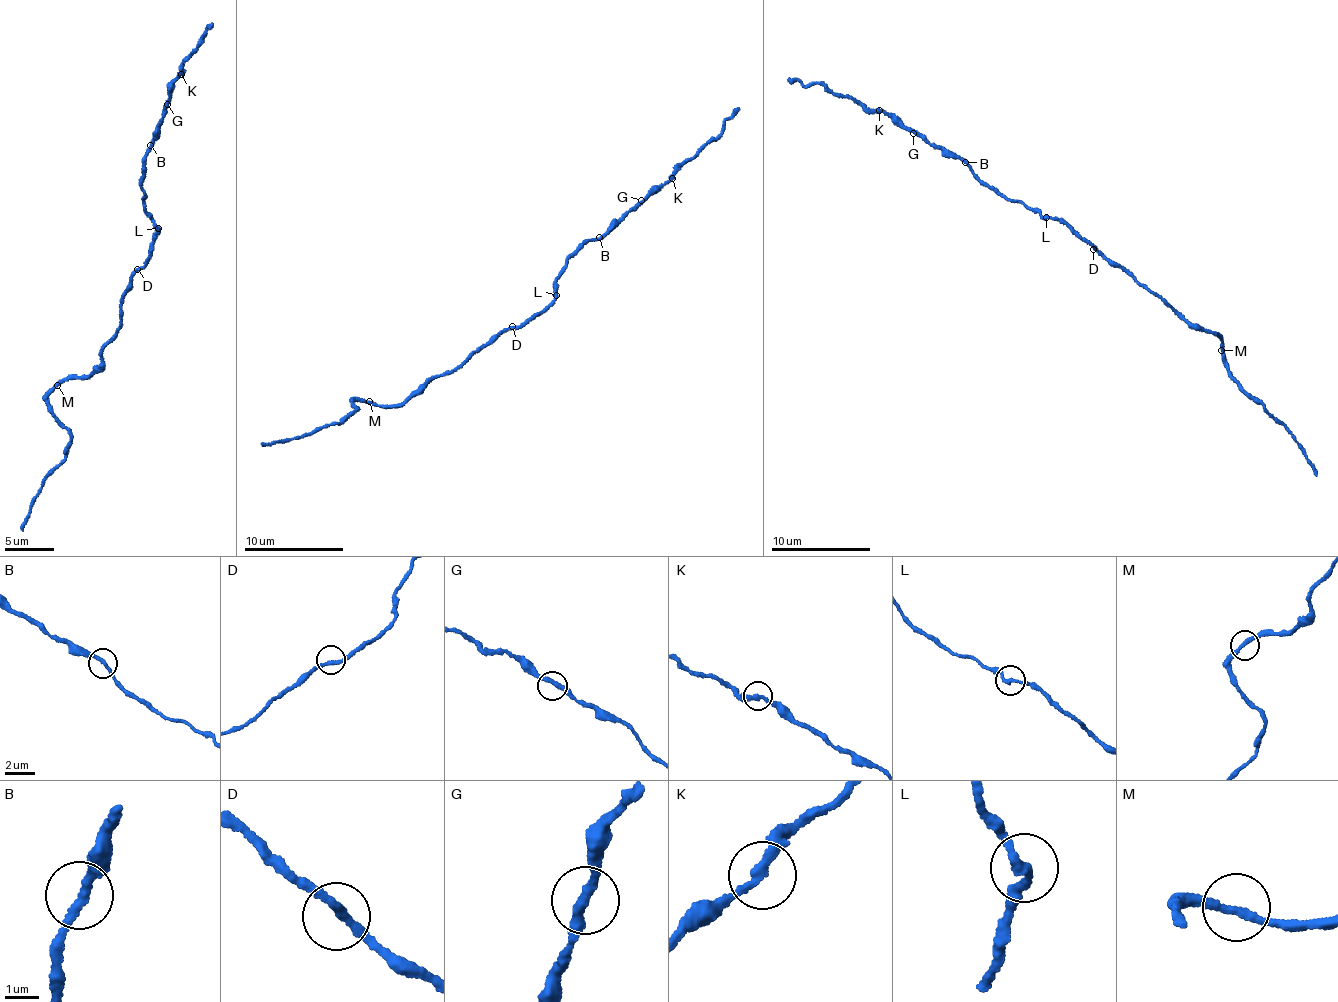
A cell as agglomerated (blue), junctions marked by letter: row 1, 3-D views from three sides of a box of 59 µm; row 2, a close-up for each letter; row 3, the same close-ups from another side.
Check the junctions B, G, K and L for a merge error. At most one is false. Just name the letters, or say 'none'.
none

